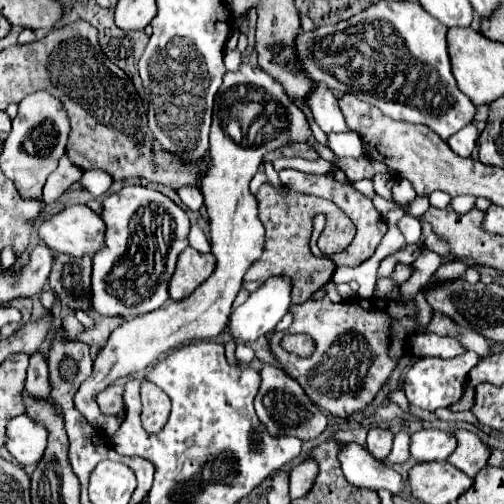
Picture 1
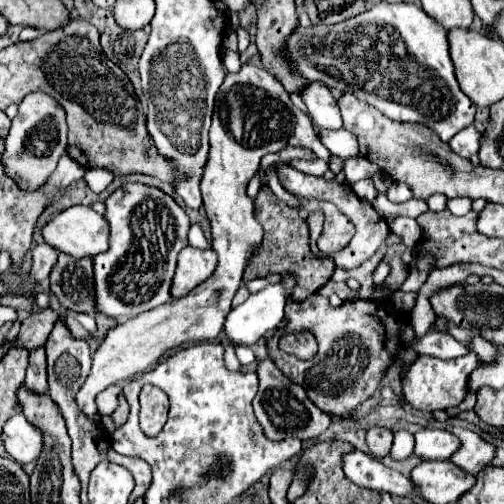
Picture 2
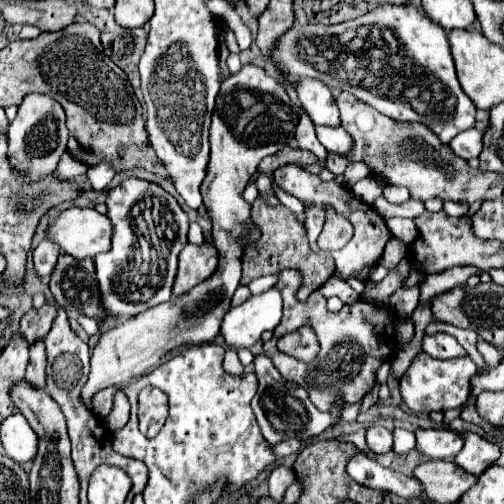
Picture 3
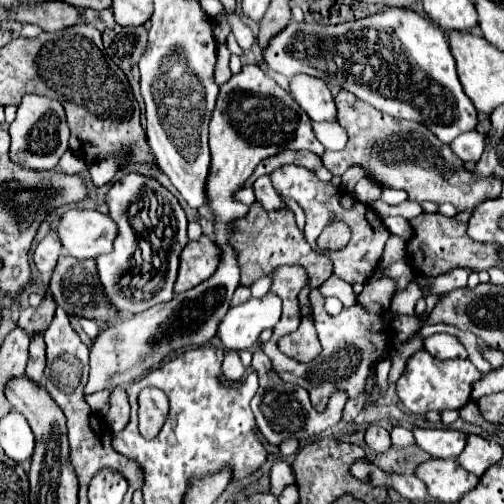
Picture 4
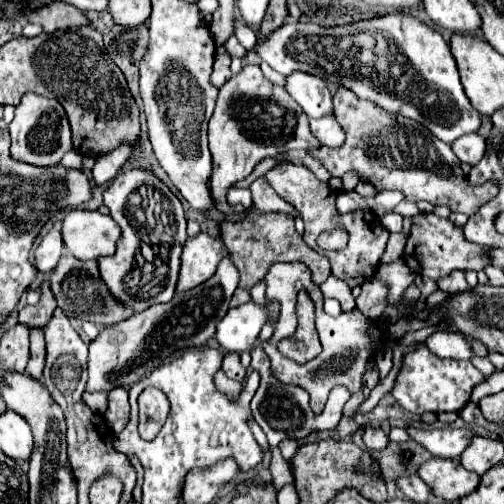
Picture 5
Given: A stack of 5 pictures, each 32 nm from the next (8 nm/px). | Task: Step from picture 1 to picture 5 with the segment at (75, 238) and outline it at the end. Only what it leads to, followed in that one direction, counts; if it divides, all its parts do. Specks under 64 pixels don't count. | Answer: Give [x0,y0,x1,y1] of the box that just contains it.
[62,210,120,260]

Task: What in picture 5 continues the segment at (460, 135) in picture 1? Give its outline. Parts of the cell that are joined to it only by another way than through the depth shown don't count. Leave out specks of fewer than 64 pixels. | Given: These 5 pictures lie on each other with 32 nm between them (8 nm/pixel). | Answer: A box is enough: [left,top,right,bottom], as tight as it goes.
[452,132,486,166]

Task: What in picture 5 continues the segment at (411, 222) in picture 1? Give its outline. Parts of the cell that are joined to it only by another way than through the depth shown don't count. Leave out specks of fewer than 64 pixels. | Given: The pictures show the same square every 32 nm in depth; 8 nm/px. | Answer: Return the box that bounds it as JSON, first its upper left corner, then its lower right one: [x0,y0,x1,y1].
[380,214,402,232]

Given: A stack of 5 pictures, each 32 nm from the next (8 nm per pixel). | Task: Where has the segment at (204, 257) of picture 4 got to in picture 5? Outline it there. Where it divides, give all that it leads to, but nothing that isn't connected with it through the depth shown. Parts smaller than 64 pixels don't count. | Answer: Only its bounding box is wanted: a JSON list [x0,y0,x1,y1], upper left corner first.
[176,232,226,292]

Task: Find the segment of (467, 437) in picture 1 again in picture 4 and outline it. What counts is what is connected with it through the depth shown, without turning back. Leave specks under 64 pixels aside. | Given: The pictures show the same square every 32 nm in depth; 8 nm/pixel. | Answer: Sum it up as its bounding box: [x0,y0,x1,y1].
[456,434,502,476]

